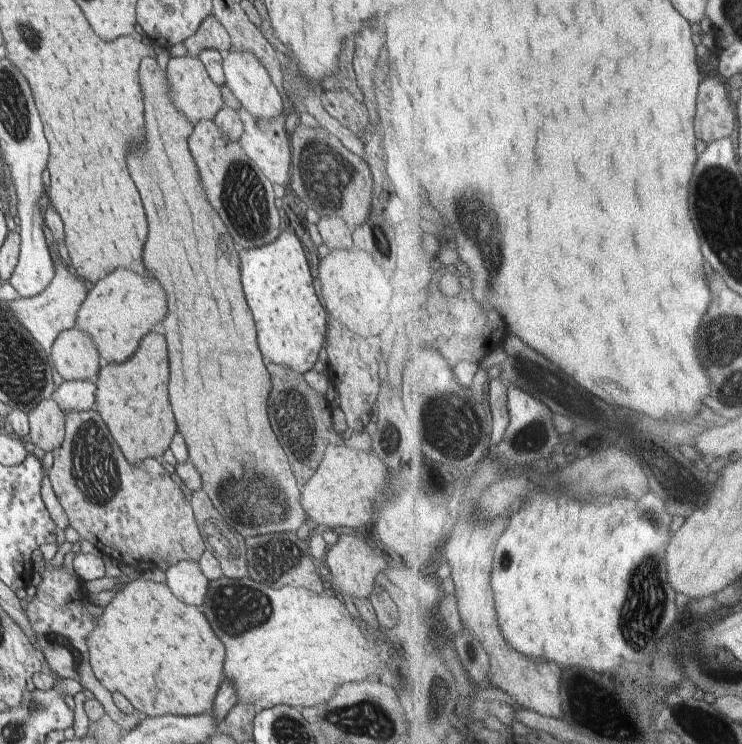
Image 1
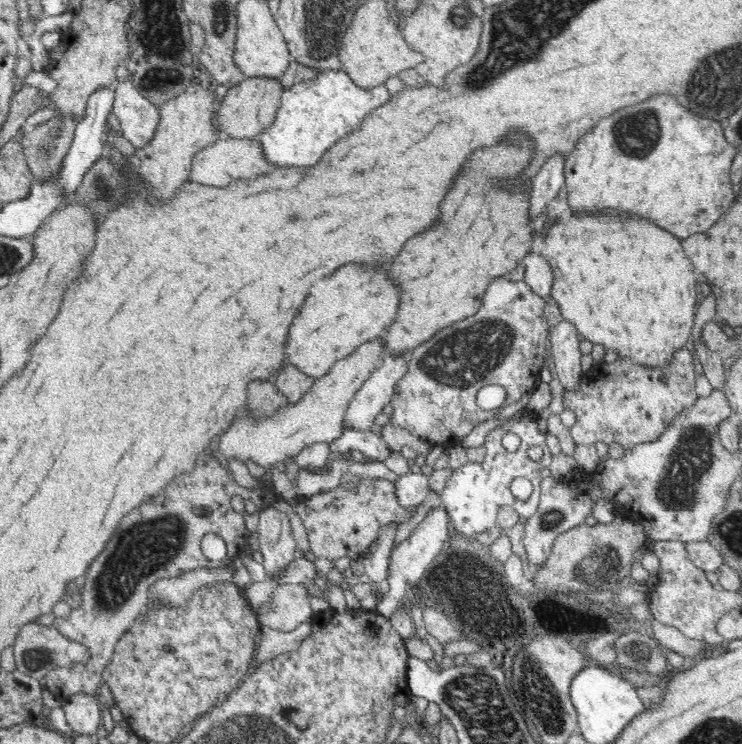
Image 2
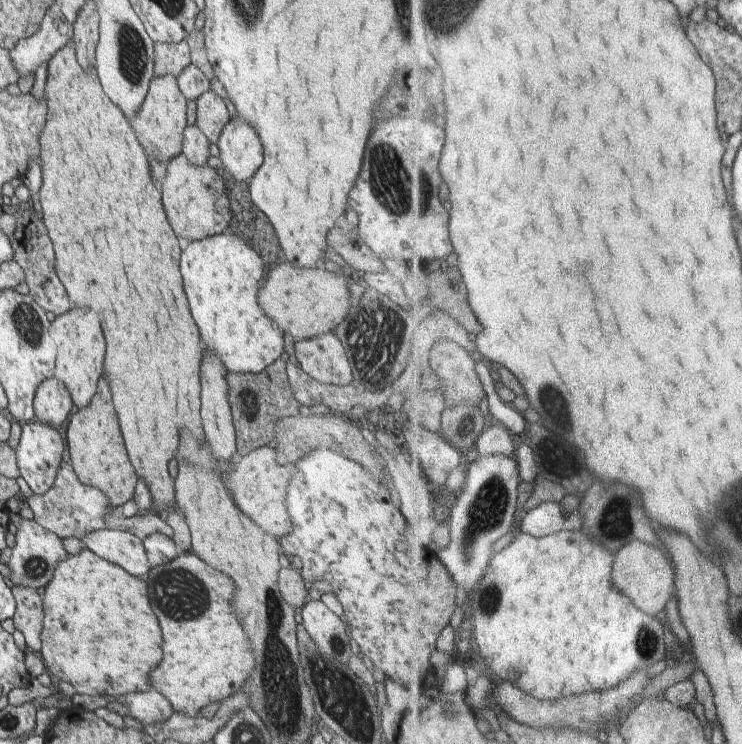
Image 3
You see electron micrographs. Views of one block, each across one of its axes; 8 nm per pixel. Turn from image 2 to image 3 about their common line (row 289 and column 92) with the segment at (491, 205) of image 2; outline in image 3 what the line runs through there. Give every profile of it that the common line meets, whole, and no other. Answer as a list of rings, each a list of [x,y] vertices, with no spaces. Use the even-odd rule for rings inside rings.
[[[100,378],[98,392],[94,394],[92,402],[86,408],[79,409],[70,418],[70,424],[66,430],[66,442],[68,442],[72,469],[80,483],[100,490],[110,506],[116,509],[120,509],[133,498],[138,480],[124,450],[125,443],[120,434],[116,412],[112,408],[106,378]]]

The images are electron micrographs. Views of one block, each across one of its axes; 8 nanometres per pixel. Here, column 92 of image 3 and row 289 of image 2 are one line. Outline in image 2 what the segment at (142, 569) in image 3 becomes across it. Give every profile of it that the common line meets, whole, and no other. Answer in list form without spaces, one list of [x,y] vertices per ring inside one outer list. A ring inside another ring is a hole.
[[[533,249],[524,256],[521,264],[525,268],[524,281],[538,297],[544,299],[551,296],[553,286],[553,274],[550,263],[537,249]]]

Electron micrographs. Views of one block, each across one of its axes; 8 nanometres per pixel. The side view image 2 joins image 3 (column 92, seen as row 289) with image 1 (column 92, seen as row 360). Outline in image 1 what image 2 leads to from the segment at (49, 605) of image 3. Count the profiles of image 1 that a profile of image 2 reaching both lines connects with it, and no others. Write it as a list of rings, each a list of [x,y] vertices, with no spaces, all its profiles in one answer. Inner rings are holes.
[[[140,578],[116,587],[116,594],[96,618],[96,628],[86,636],[89,662],[98,682],[110,693],[122,694],[134,709],[148,717],[211,712],[216,692],[224,678],[224,644],[208,626],[195,605],[181,602],[168,585]]]

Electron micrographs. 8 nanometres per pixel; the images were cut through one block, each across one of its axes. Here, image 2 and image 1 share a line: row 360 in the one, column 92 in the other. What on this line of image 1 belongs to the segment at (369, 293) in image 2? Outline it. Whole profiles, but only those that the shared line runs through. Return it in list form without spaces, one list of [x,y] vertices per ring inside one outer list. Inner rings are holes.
[[[119,267],[90,286],[88,296],[76,312],[74,329],[92,336],[101,364],[122,364],[136,352],[138,342],[164,320],[166,312],[166,292],[155,277],[151,274],[142,276]]]

